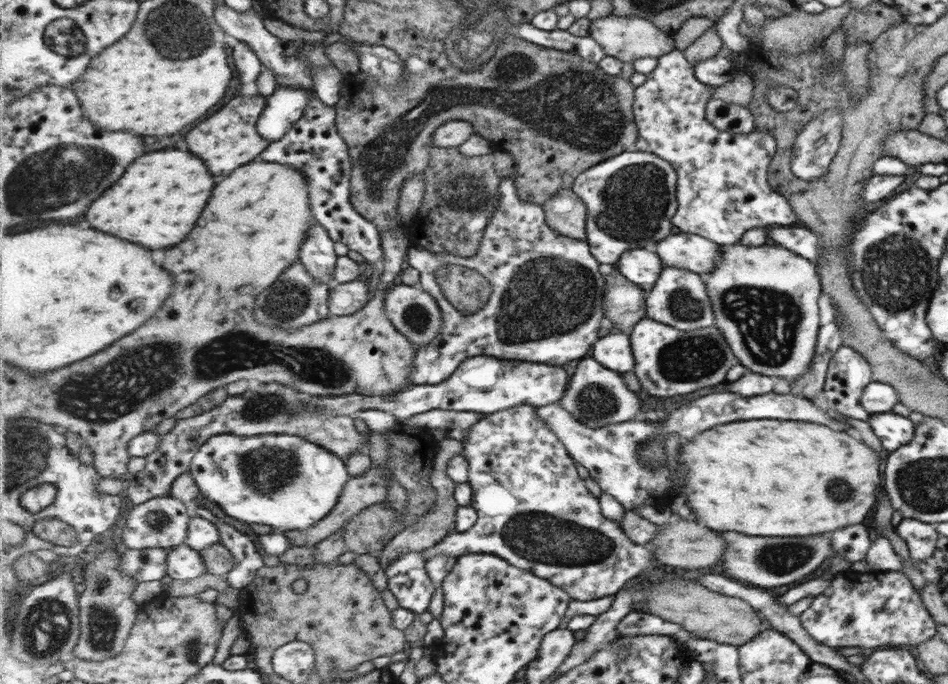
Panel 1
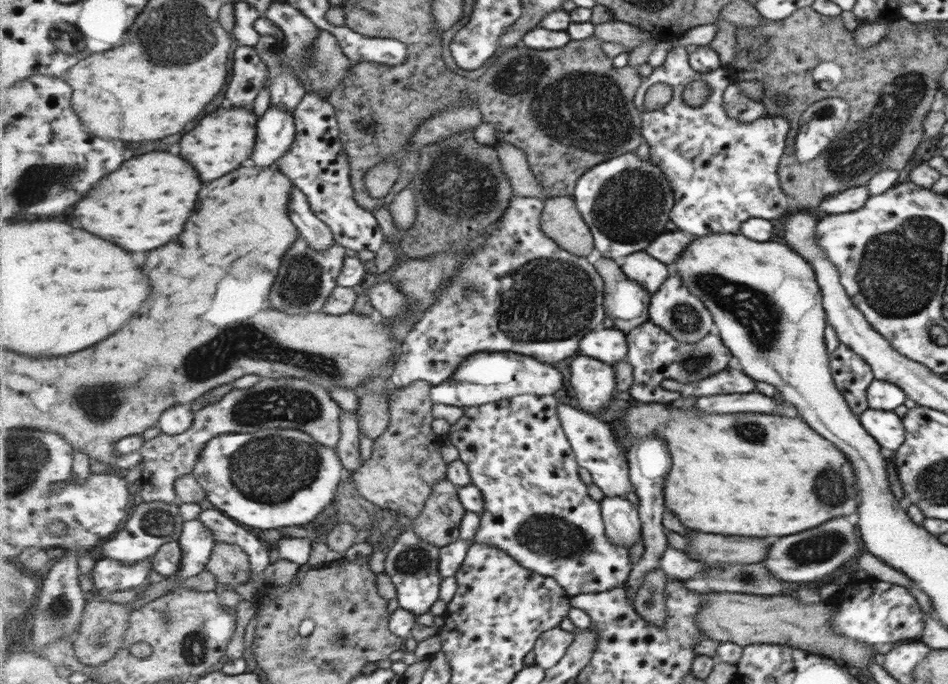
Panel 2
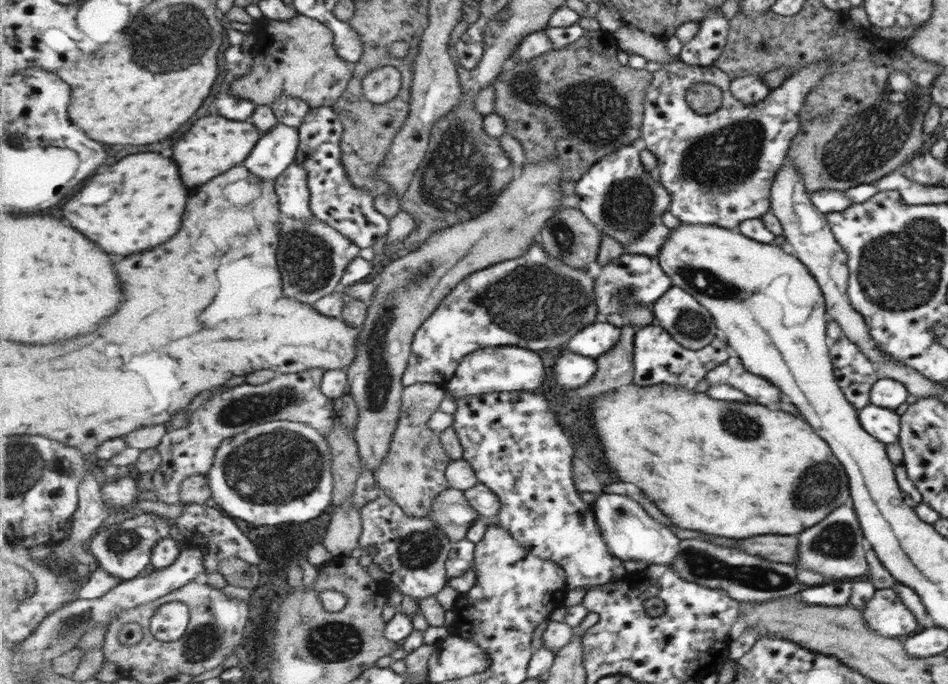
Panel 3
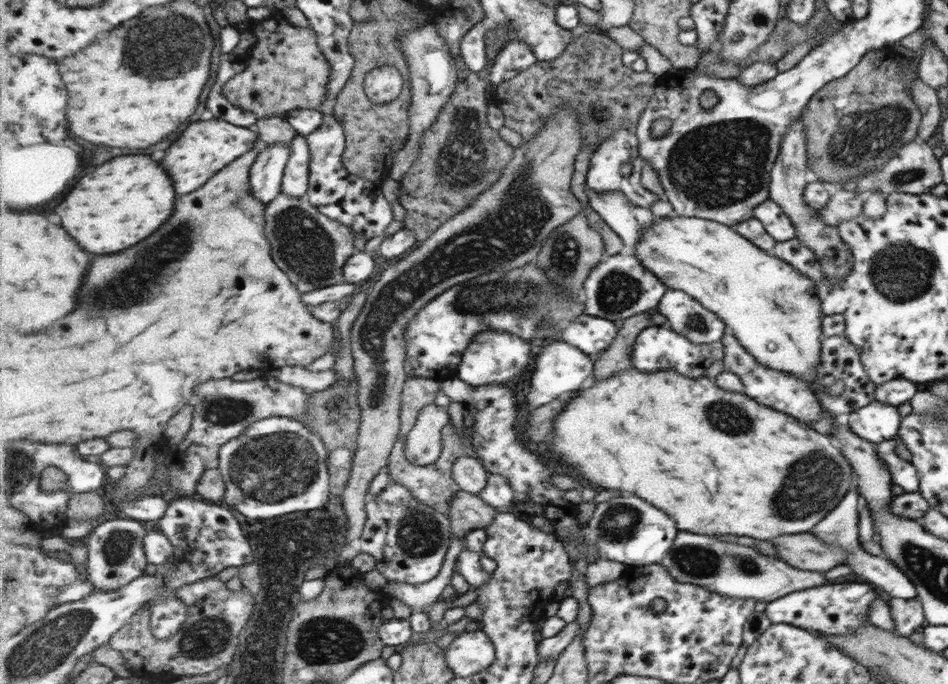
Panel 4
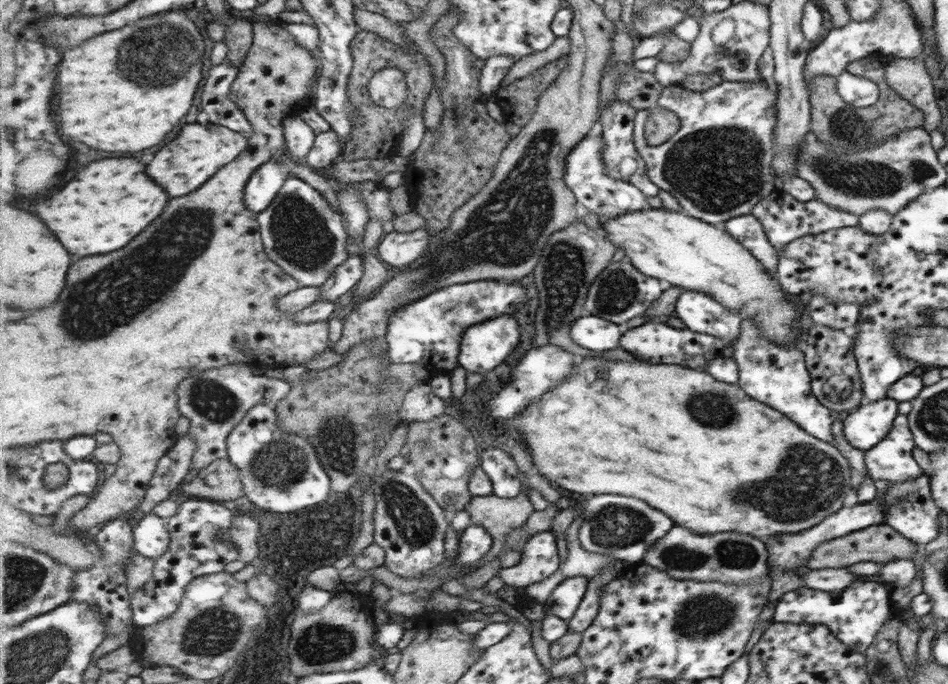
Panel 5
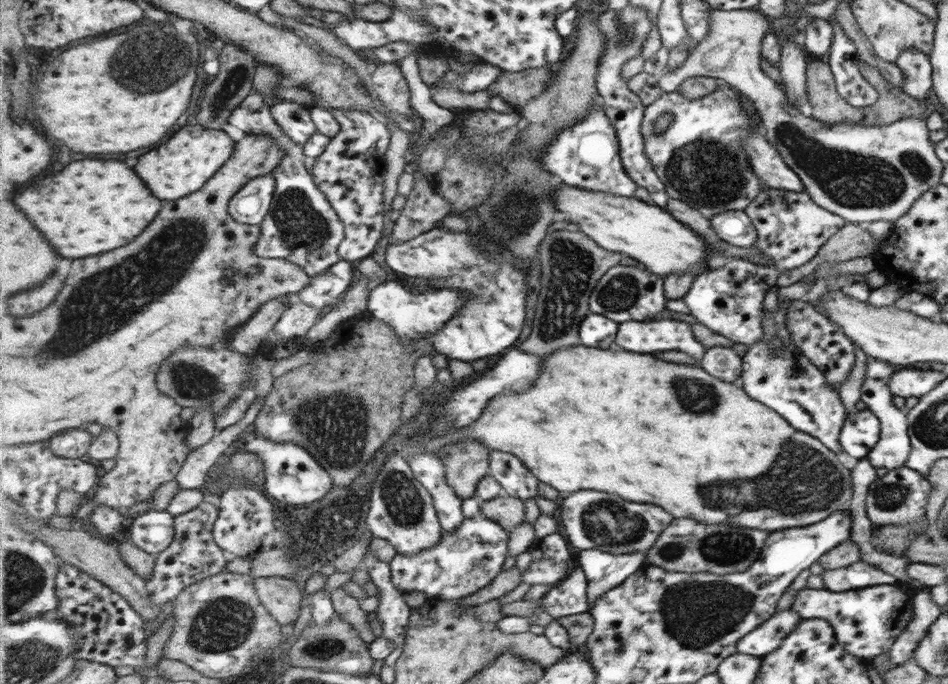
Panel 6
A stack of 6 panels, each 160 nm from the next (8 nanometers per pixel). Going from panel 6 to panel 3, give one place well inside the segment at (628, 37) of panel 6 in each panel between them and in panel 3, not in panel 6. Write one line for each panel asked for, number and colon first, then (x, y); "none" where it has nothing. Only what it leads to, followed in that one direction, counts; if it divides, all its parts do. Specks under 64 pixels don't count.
3: (618, 195)
4: (617, 165)
5: (624, 161)

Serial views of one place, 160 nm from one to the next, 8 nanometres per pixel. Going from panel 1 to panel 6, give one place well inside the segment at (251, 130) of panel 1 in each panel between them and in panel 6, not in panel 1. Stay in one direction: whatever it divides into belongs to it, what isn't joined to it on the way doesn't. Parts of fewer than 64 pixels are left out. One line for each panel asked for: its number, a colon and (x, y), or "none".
2: (221, 143)
3: (215, 144)
4: (206, 147)
5: (203, 150)
6: (191, 158)

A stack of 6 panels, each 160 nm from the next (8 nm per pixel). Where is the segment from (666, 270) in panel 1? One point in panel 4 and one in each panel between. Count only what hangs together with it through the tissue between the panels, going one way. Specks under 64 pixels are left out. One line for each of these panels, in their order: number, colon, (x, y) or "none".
2: (674, 307)
3: (692, 326)
4: (682, 312)

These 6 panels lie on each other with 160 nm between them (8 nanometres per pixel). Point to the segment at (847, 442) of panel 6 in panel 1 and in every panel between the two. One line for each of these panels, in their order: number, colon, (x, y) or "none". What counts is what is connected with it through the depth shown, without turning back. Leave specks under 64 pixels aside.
1: (893, 431)
2: (884, 426)
3: (883, 424)
4: (876, 422)
5: (868, 425)

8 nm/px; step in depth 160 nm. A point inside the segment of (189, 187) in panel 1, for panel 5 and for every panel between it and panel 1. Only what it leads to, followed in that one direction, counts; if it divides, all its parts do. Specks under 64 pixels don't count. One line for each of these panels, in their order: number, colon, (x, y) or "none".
2: (147, 203)
3: (139, 204)
4: (128, 199)
5: (112, 201)

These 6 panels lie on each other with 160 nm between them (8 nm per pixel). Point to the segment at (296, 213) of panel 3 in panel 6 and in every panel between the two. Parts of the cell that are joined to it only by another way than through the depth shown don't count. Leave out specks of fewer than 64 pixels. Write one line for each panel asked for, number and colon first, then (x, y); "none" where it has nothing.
4: (297, 176)
5: (300, 137)
6: (296, 119)

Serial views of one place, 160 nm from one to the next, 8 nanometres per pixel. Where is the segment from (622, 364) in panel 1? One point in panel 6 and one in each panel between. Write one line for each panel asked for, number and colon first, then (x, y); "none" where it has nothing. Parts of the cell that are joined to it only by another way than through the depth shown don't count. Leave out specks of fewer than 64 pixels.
2: (610, 345)
3: (601, 337)
4: (591, 334)
5: (594, 333)
6: (597, 331)

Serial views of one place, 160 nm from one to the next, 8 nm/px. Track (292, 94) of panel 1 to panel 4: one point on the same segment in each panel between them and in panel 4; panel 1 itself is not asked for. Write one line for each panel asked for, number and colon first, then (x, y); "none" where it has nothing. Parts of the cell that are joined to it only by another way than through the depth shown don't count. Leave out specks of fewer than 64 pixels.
2: (276, 128)
3: (276, 151)
4: (267, 174)

